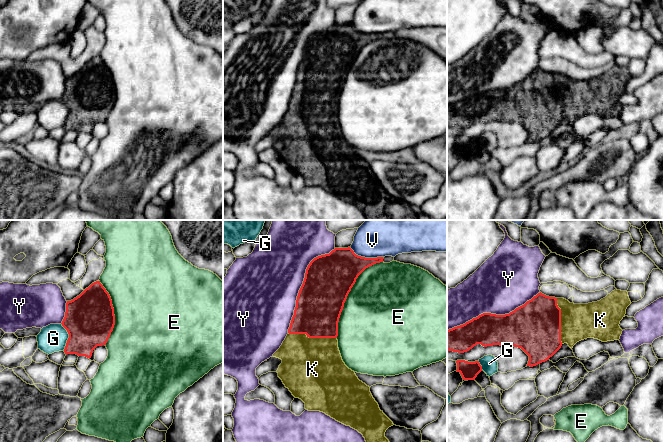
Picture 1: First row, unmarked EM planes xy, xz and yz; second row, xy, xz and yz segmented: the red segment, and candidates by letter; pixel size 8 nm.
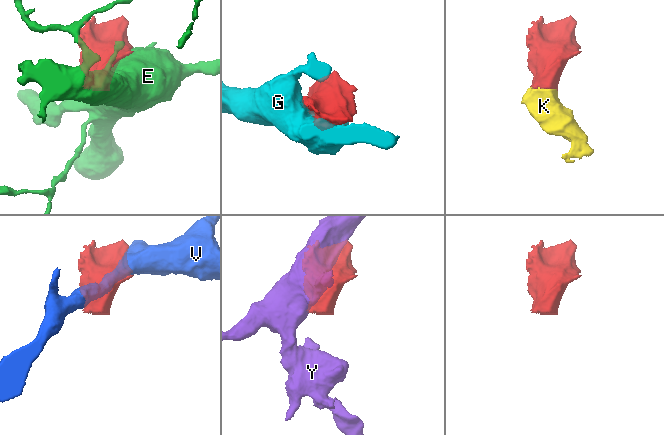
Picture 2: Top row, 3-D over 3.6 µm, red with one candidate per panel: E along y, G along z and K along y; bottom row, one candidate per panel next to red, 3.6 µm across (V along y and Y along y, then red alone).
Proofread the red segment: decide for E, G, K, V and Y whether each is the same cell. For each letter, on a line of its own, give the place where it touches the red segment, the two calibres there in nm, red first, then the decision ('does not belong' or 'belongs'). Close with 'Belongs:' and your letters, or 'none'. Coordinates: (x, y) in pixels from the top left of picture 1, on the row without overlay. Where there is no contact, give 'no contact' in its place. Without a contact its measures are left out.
E: meets red in xz at (347, 71); 380 nm thick on the red side, 500 nm on the other; does not belong
G: meets red in xy at (69, 113); 400 nm thick on the red side, 220 nm on the other; does not belong
K: meets red in xz at (312, 113); 360 nm thick on the red side, 500 nm on the other; belongs
V: meets red in xz at (366, 34); 320 nm thick on the red side, 280 nm on the other; does not belong
Y: meets red in xz at (302, 61); 380 nm thick on the red side, 480 nm on the other; does not belong
Belongs: K

